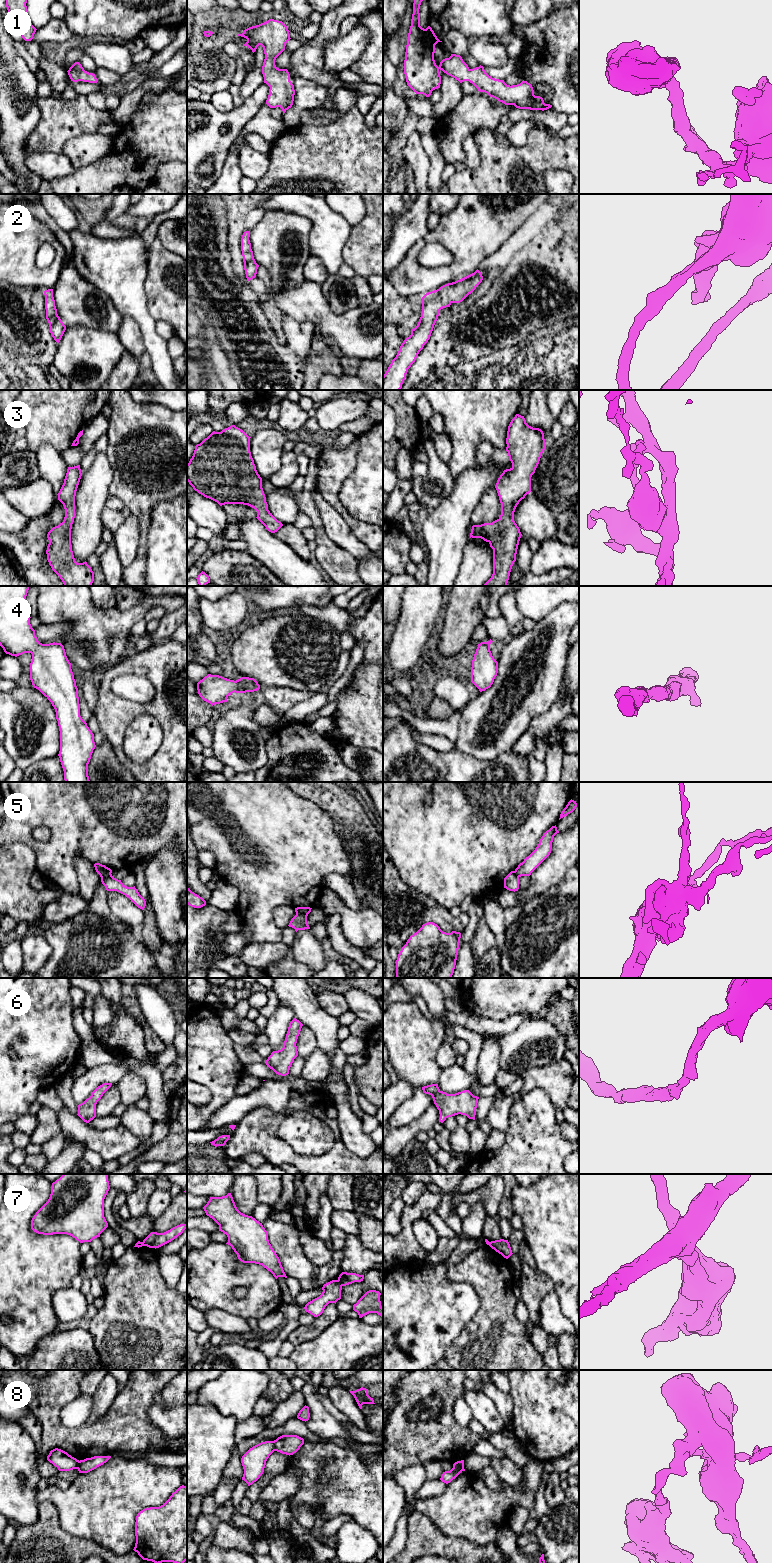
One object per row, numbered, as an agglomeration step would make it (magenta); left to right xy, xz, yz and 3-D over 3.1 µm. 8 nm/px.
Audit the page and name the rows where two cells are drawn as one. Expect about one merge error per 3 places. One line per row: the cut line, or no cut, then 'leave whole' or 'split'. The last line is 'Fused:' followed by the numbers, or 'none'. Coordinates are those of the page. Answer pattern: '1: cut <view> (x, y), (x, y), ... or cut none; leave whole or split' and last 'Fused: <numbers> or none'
1: cut none; leave whole
2: cut none; leave whole
3: cut none; leave whole
4: cut none; leave whole
5: cut xz (296, 913), (306, 916); split
6: cut none; leave whole
7: cut xz (338, 1279), (342, 1285); split
8: cut xz (273, 1441), (275, 1450); split
Fused: 5, 7, 8

